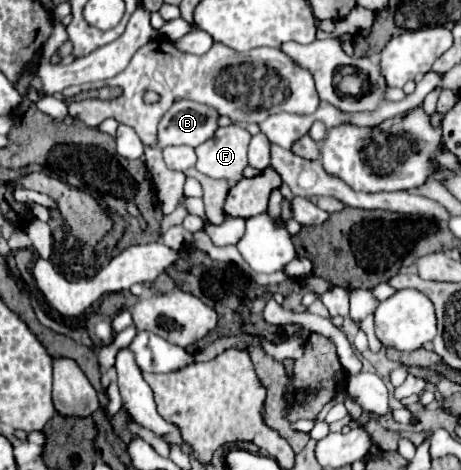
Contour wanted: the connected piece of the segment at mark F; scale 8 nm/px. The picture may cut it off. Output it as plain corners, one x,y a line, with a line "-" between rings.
242,126
218,128
212,140
196,148
196,168
210,178
224,178
236,184
244,178
242,172
248,166
248,144
250,134

